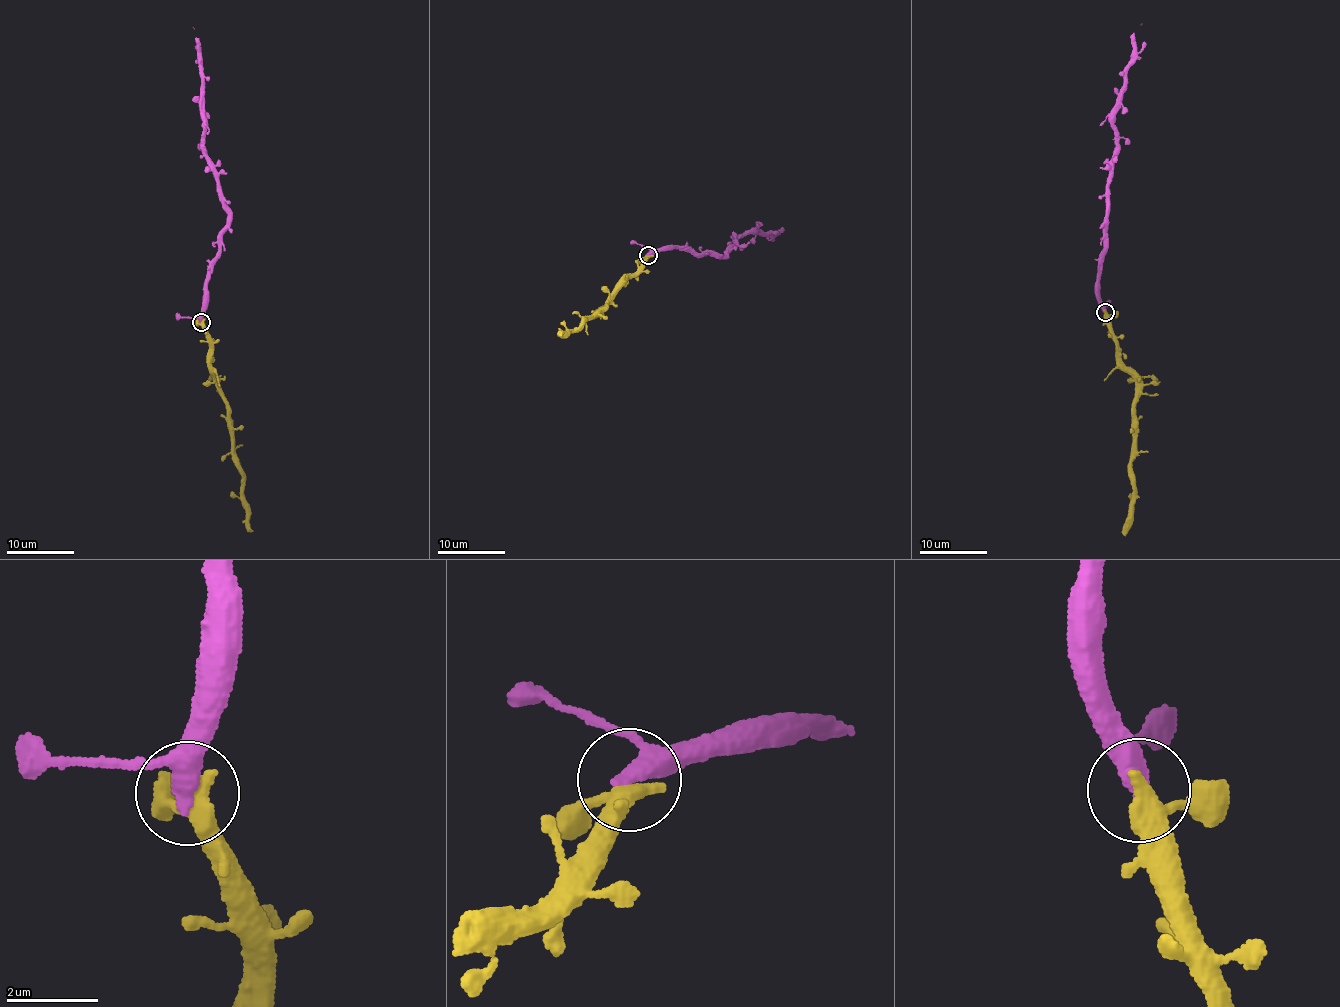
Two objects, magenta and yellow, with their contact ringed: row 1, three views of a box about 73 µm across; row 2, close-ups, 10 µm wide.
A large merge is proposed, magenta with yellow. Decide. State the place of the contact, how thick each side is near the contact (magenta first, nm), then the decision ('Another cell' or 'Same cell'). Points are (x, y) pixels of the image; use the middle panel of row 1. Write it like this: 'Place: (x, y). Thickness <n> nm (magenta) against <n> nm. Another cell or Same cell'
Place: (648, 255). Thickness 340 nm (magenta) against 380 nm. Same cell

